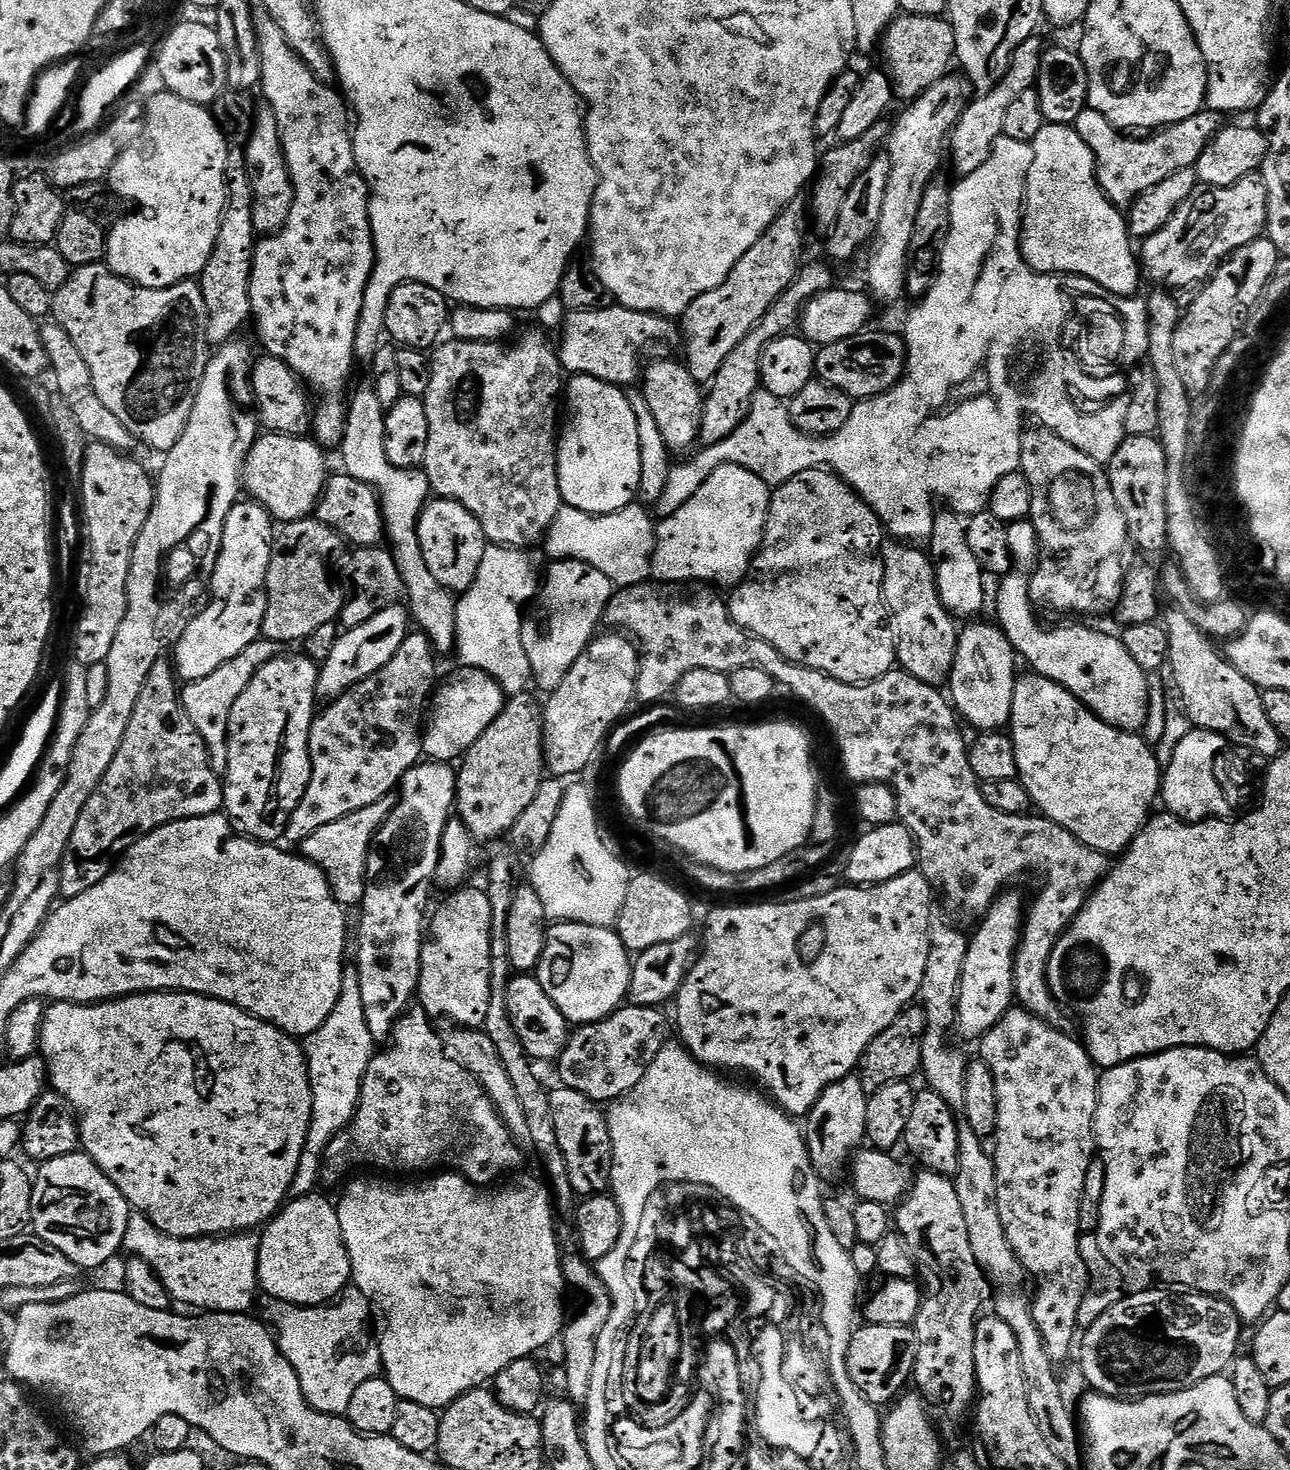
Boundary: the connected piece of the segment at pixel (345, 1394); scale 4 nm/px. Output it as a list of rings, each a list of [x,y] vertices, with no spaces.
[[[355,1286],[345,1288],[339,1296],[335,1296],[327,1304],[318,1304],[315,1308],[308,1308],[305,1304],[287,1304],[266,1295],[259,1297],[258,1312],[259,1308],[259,1319],[274,1329],[280,1353],[284,1355],[286,1362],[290,1362],[290,1366],[294,1366],[294,1374],[298,1374],[302,1394],[314,1410],[324,1412],[327,1416],[344,1416],[350,1406],[350,1398],[354,1398],[354,1390],[358,1390],[362,1382],[377,1379],[381,1375],[380,1341],[377,1333],[372,1333],[374,1309],[372,1303]]]

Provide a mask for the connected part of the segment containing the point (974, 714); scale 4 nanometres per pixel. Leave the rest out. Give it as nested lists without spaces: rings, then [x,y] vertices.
[[[972,622],[968,629],[959,633],[956,641],[956,657],[954,658],[954,666],[952,667],[952,674],[946,681],[947,691],[950,693],[950,703],[959,719],[963,721],[965,725],[968,724],[972,728],[976,728],[977,733],[981,732],[999,732],[1007,729],[1012,723],[1012,707],[1014,706],[1014,686],[1018,679],[1018,671],[1016,672],[1016,664],[1018,665],[1018,657],[1014,649],[1010,646],[1010,642],[1006,638],[1006,634],[995,623],[989,622],[989,624],[976,624],[980,622]]]

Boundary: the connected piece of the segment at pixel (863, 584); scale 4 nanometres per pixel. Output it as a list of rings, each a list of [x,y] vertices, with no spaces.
[[[823,466],[802,470],[802,474],[798,474],[793,480],[787,480],[785,484],[779,485],[773,491],[764,527],[764,543],[756,551],[744,581],[731,593],[728,600],[728,613],[732,615],[733,622],[739,628],[743,628],[751,636],[770,642],[770,646],[774,646],[774,650],[778,650],[778,654],[782,654],[790,662],[813,668],[847,684],[871,684],[872,681],[882,678],[887,672],[897,667],[896,638],[892,635],[884,606],[884,563],[880,561],[880,550],[885,540],[885,529],[872,507],[865,504],[863,498],[857,496],[854,489],[841,476],[837,476],[835,472]]]

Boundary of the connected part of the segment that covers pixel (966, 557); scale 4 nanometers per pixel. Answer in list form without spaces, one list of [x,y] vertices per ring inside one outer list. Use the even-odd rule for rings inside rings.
[[[940,510],[937,511],[932,532],[926,541],[926,551],[931,556],[936,571],[936,585],[942,598],[942,606],[953,618],[961,618],[960,616],[976,618],[984,608],[986,573],[978,558],[974,558],[973,552],[970,551],[970,542],[966,542],[967,529],[963,515],[951,510]]]

